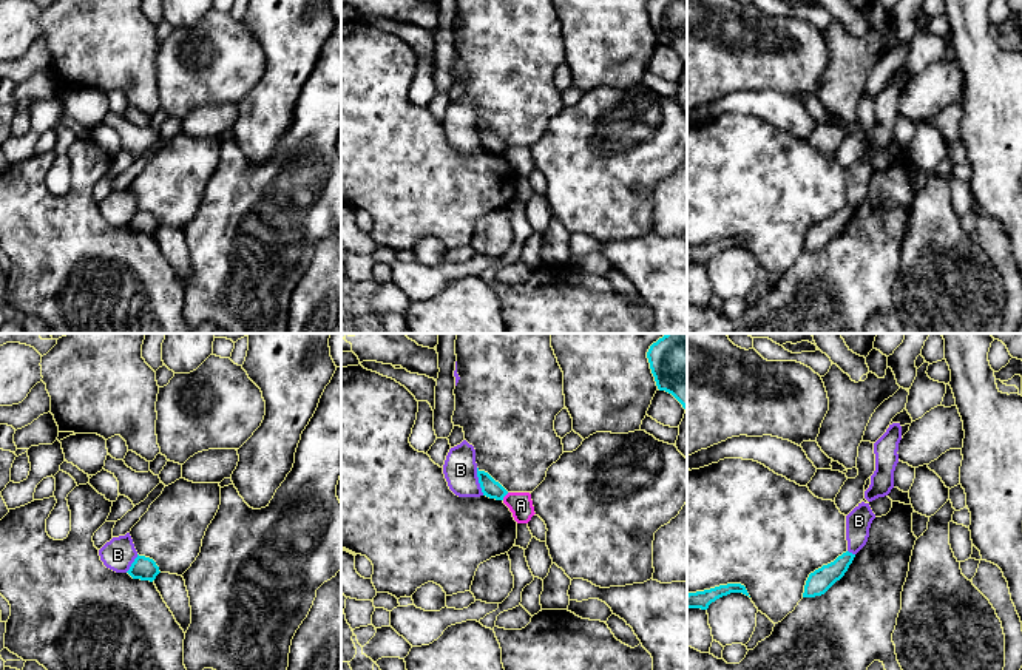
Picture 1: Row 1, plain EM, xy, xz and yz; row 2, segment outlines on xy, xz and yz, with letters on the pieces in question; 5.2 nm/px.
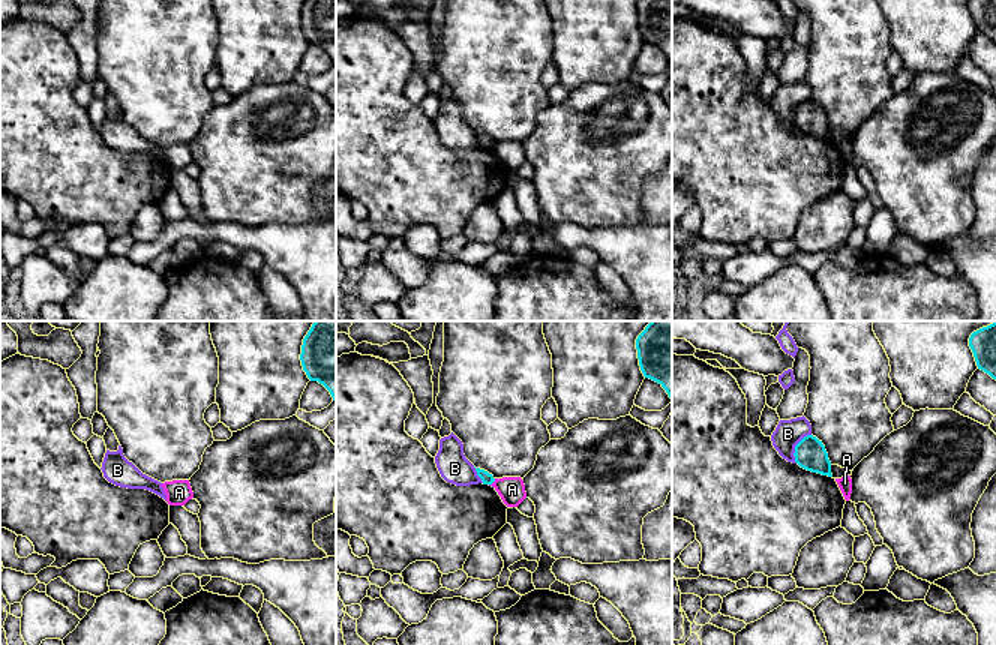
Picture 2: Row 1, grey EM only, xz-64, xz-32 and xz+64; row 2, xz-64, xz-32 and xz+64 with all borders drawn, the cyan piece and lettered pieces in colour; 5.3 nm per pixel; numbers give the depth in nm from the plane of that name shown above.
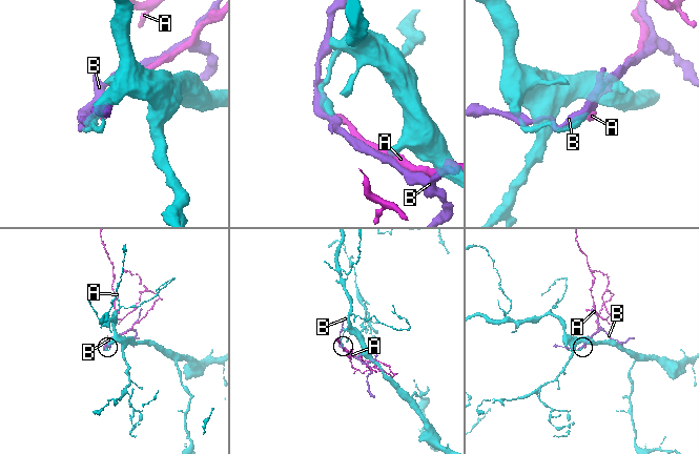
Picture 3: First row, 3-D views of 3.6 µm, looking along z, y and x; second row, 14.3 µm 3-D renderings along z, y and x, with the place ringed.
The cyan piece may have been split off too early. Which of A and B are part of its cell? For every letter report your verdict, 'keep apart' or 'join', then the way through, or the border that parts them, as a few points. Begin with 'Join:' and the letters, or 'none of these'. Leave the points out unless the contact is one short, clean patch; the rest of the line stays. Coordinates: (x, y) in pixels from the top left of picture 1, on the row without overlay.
Join: none of these
A: keep apart; border xz (508, 147), (502, 153)
B: keep apart

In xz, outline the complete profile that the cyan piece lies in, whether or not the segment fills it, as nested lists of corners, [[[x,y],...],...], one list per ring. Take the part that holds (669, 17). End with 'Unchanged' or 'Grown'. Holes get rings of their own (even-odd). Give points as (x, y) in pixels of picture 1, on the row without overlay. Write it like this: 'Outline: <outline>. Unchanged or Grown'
Outline: [[[650,0],[647,12],[658,43],[672,48],[687,65],[687,0]]]. Unchanged

